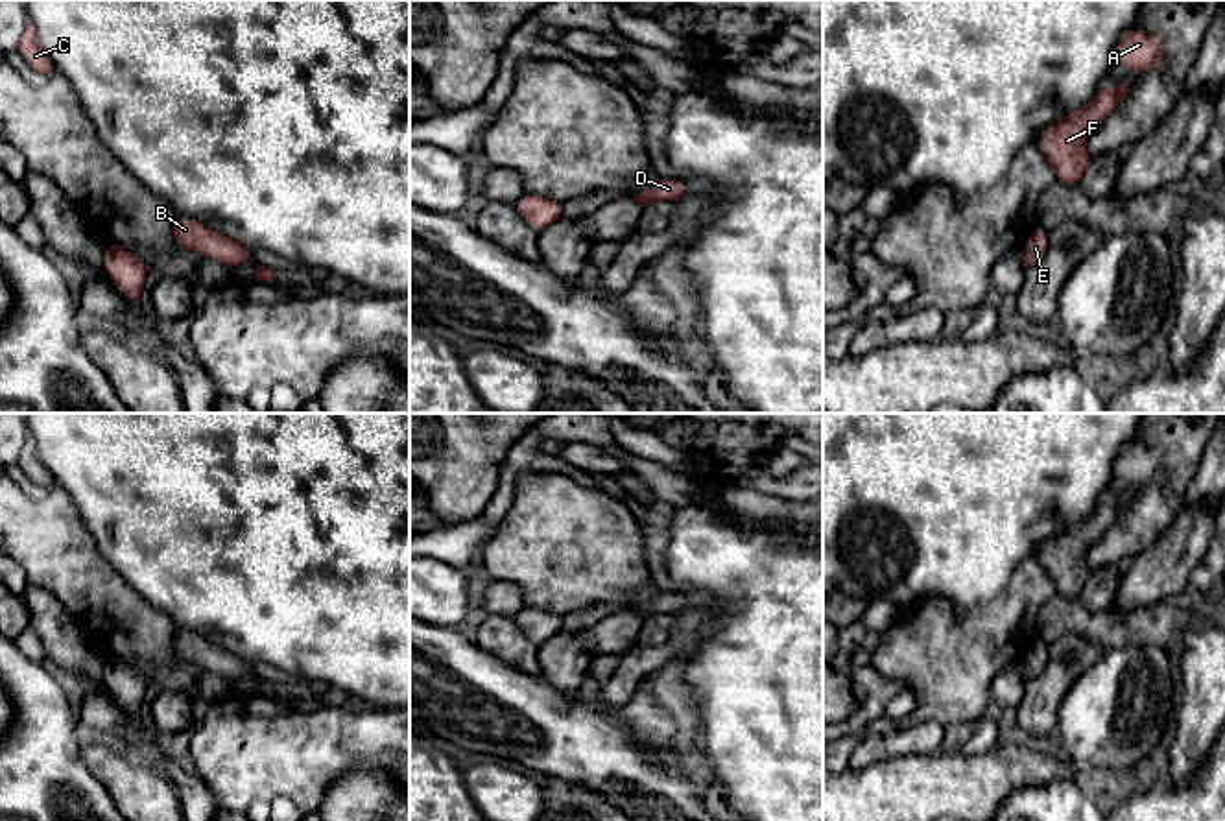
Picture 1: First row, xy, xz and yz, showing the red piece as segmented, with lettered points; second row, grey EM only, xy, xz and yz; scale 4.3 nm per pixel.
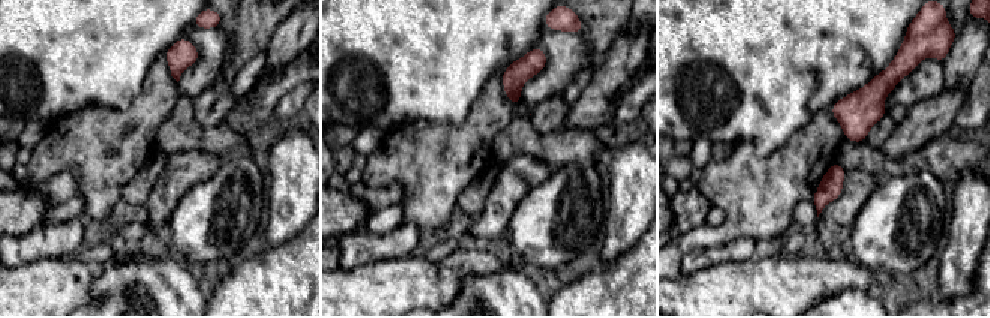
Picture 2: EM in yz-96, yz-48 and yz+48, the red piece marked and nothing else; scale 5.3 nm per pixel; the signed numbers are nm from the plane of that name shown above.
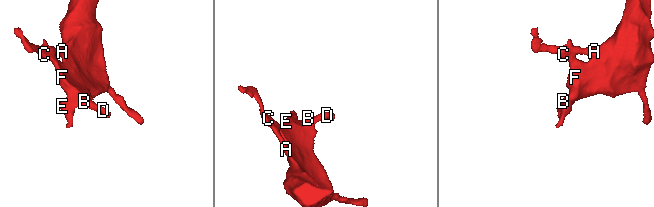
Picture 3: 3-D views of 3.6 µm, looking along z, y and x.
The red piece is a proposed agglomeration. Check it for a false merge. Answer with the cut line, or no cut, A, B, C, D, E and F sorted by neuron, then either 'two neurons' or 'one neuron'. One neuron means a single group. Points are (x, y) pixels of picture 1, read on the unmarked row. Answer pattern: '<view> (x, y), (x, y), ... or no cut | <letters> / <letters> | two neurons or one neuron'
no cut | A B C D E F | one neuron

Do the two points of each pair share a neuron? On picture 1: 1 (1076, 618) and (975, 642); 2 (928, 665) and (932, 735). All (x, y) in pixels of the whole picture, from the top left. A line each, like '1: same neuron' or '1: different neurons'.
1: different neurons
2: different neurons

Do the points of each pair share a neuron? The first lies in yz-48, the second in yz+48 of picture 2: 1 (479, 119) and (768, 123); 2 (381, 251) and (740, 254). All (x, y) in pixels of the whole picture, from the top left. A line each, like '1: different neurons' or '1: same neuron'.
1: different neurons
2: same neuron

